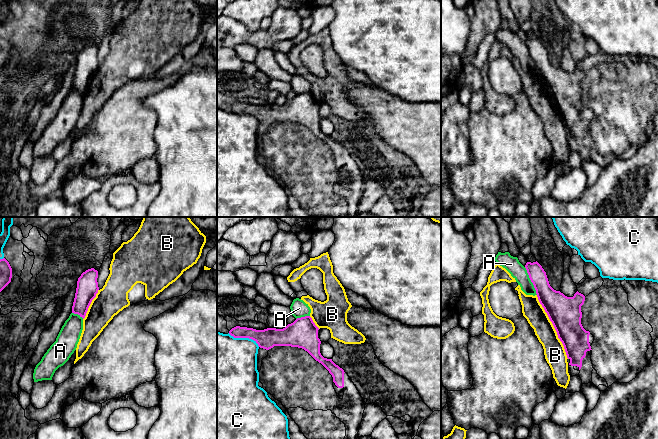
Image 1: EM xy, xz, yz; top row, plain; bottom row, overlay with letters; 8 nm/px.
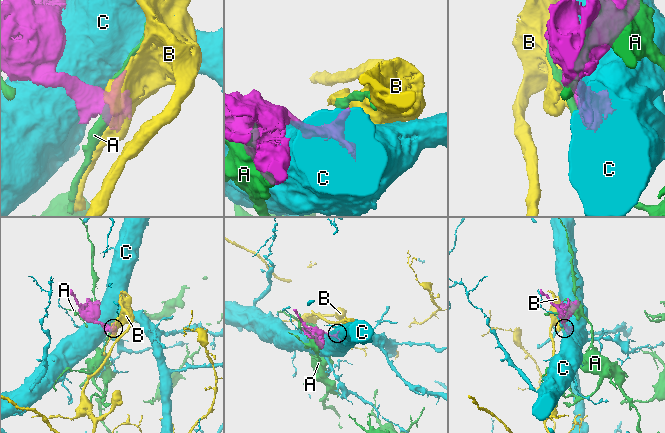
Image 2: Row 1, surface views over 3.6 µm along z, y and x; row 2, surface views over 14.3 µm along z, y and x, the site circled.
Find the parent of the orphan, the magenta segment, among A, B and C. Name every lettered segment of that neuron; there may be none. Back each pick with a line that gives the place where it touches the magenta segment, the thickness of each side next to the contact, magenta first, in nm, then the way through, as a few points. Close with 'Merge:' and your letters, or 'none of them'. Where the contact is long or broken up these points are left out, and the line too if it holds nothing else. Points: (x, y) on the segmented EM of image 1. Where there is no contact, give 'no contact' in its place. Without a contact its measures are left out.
Merge: none of them

